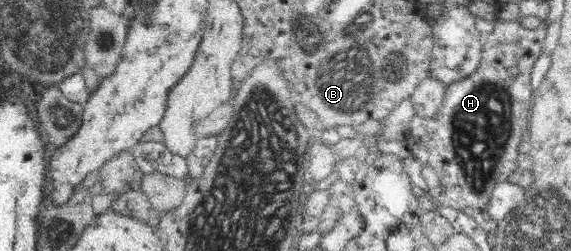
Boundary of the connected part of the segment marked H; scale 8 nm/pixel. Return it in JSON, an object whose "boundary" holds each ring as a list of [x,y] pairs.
{"boundary":[[[501,20],[494,31],[484,37],[481,65],[465,79],[447,84],[445,96],[438,112],[430,118],[415,114],[410,119],[408,136],[404,139],[408,150],[430,149],[433,153],[434,169],[440,175],[444,193],[438,203],[454,209],[472,208],[472,218],[485,232],[496,232],[497,220],[488,215],[488,203],[497,183],[506,182],[508,175],[517,171],[516,157],[518,145],[525,139],[528,130],[528,115],[532,105],[533,92],[530,91],[530,75],[535,62],[543,53],[546,30],[524,28],[520,22]]]}

